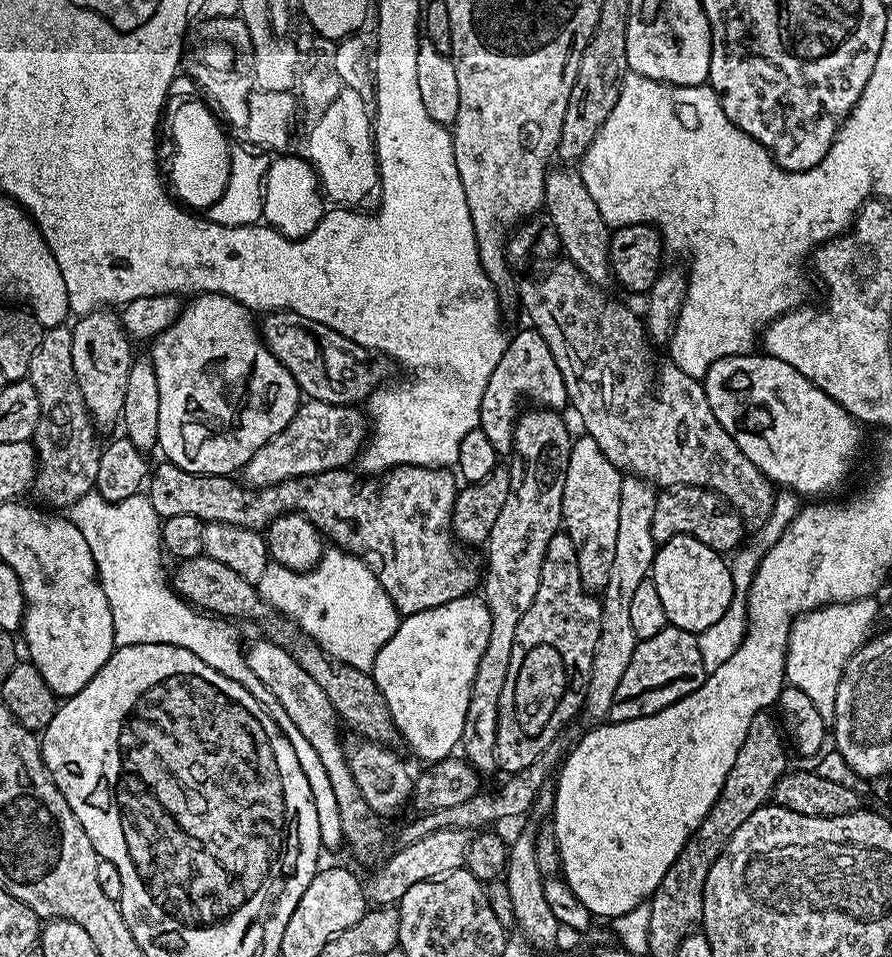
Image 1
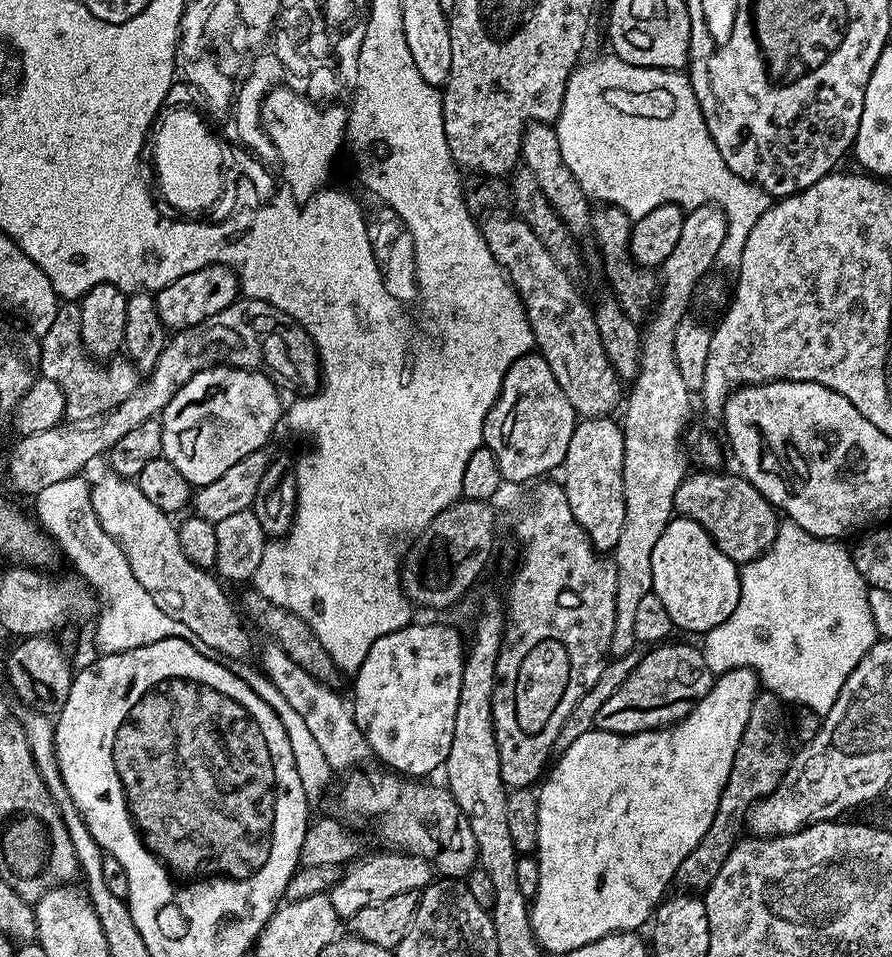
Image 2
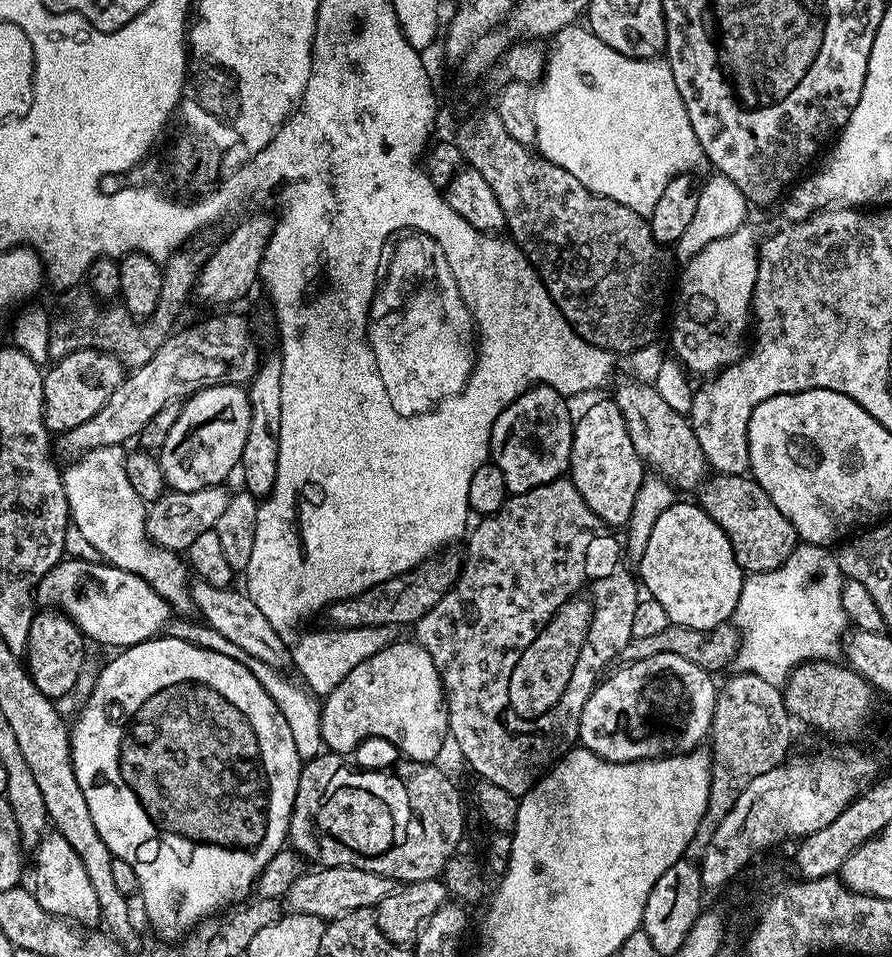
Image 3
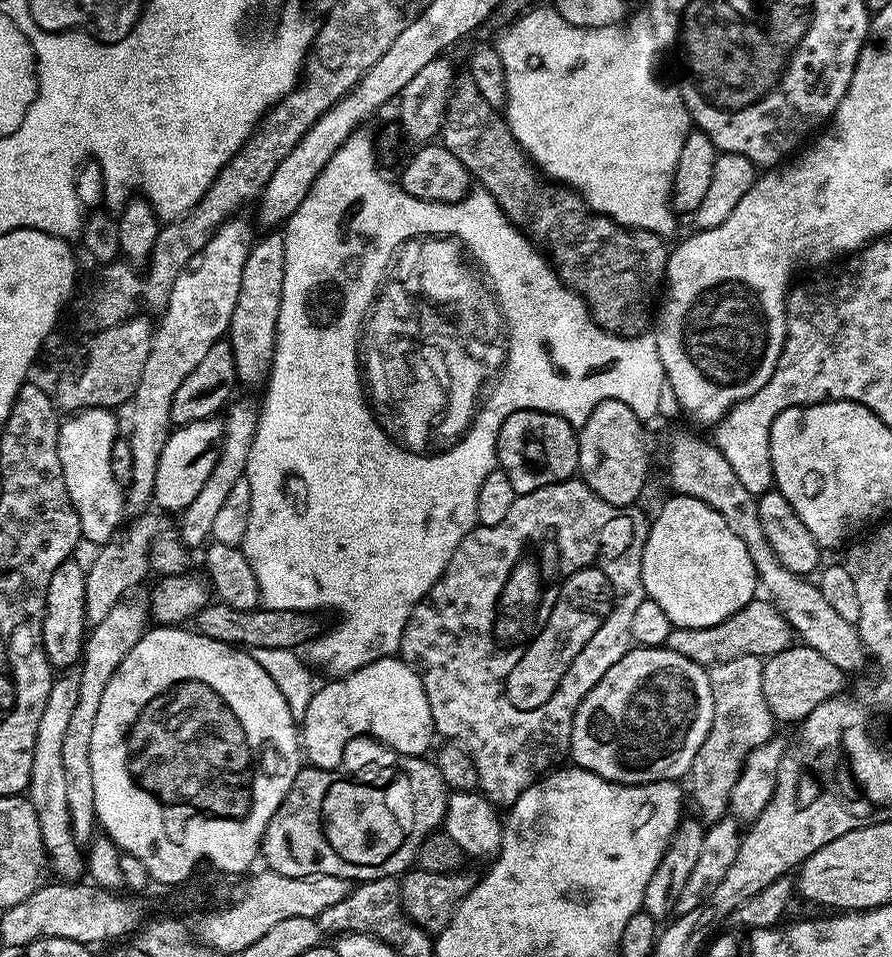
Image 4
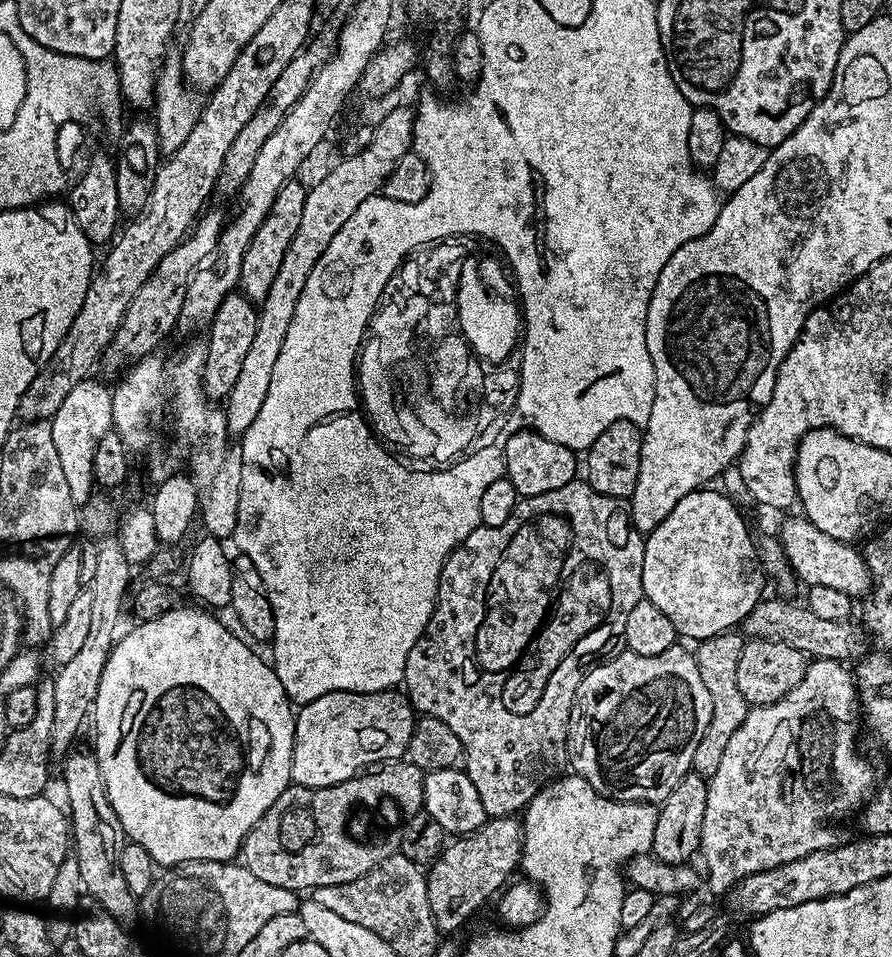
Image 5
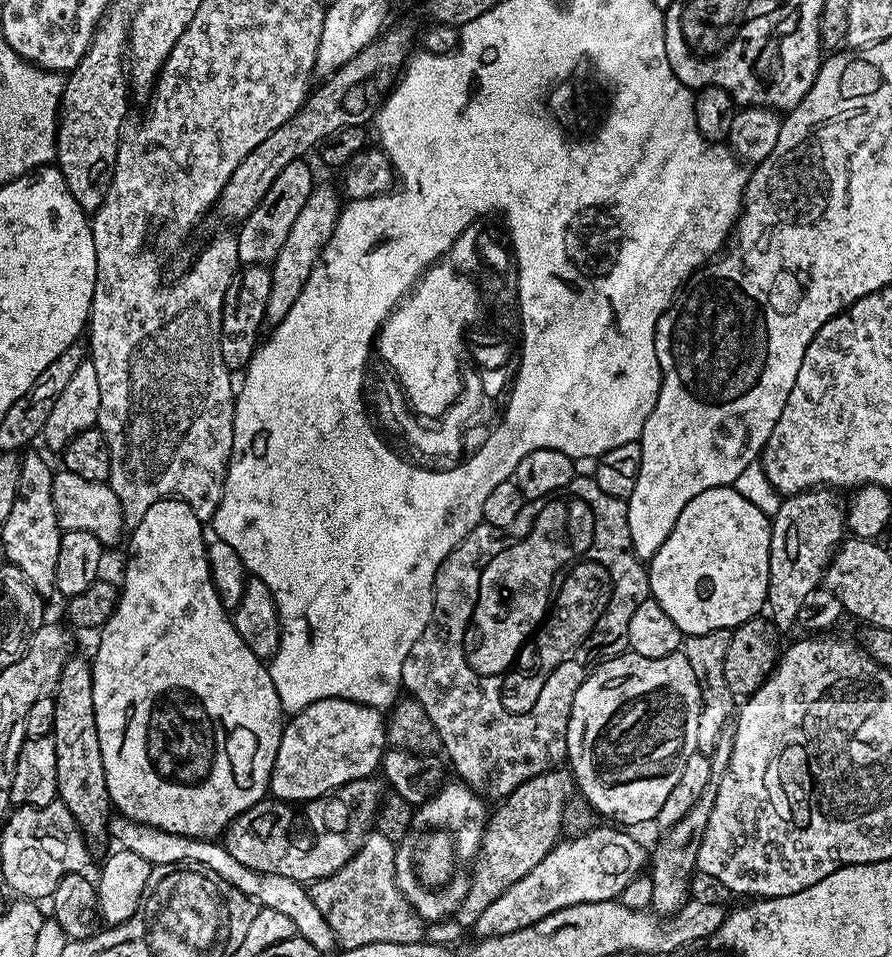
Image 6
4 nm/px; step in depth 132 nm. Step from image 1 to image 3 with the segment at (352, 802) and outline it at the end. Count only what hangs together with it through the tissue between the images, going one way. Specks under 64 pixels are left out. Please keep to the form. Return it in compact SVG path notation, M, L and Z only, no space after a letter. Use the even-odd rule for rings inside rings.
M123 444L102 446L98 450L90 450L86 455L69 463L63 469L64 489L68 503L68 515L71 523L82 532L84 538L97 551L101 561L113 564L115 568L130 570L130 574L138 574L153 590L172 607L173 613L192 612L192 590L190 587L190 569L177 553L168 548L153 544L148 537L148 514L146 505L138 494L134 494L134 486L130 486L130 478L126 478L126 448Z

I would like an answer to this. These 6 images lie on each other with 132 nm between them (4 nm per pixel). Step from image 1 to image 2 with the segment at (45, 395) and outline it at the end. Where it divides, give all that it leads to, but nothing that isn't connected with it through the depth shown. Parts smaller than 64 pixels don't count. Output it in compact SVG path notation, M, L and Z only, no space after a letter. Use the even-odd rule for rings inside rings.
M64 302L57 307L54 323L39 337L40 375L50 382L58 382L66 398L65 417L69 421L93 420L95 416L122 406L130 394L134 394L142 382L132 361L127 358L113 358L97 362L89 356L82 342L82 310L79 303Z

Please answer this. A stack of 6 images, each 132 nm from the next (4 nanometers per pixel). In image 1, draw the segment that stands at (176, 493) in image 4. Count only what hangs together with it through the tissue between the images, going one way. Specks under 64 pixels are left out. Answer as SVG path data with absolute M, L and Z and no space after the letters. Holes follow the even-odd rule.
M217 292L189 300L181 307L180 317L150 344L150 359L158 378L158 448L171 463L197 476L232 476L294 418L302 393L290 370L258 338L258 324L252 321L249 309Z

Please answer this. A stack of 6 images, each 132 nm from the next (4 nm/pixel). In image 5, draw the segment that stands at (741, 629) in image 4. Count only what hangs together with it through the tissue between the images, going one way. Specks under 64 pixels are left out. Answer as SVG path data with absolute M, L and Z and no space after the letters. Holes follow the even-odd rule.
M769 598L760 599L754 606L754 610L750 610L750 614L746 614L742 625L742 632L745 637L753 640L773 640L774 642L782 642L790 645L794 650L804 653L805 657L815 658L817 660L839 660L841 662L849 662L848 660L859 661L861 657L869 651L869 637L866 635L865 629L859 623L852 624L851 619L842 622L830 622L827 618L818 618L818 614L814 614L803 603L791 604L788 598L780 598L784 600L768 600Z

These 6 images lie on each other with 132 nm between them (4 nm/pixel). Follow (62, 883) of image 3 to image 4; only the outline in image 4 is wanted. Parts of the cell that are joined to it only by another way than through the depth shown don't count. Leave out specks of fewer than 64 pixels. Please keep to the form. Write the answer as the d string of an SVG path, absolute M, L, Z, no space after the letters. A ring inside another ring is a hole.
M68 670L57 675L52 682L50 699L46 710L42 710L42 722L38 722L38 738L34 742L34 766L30 766L30 782L26 798L38 814L38 826L42 830L44 851L48 854L51 871L56 872L61 881L76 882L85 875L86 856L81 845L76 843L70 826L70 805L66 803L66 777L62 767L62 745L70 717L78 703L78 682L80 673Z

